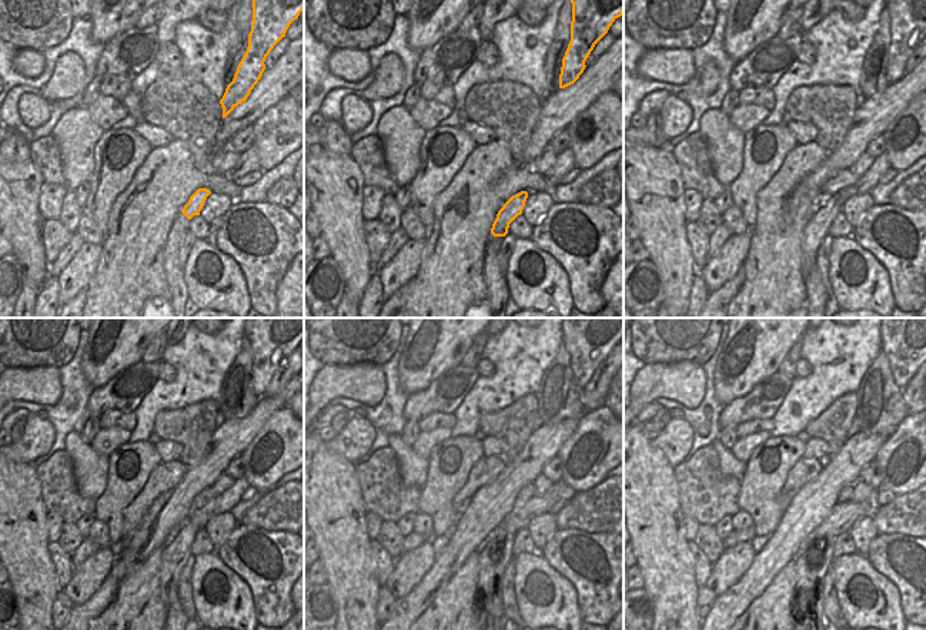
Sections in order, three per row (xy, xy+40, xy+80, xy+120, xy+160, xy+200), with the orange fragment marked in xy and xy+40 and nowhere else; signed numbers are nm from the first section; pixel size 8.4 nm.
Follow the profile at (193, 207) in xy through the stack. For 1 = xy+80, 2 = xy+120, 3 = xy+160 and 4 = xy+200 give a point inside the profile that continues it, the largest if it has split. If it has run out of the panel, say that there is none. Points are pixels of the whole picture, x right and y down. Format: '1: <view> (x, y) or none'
1: xy+80 (828, 208)
2: xy+120 (174, 556)
3: xy+160 (488, 585)
4: xy+200 (808, 566)

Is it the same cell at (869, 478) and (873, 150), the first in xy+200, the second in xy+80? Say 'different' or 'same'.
same

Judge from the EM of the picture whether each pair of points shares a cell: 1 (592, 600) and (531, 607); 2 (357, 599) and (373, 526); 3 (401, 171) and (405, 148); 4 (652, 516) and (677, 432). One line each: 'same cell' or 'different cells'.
1: different cells
2: different cells
3: same cell
4: different cells

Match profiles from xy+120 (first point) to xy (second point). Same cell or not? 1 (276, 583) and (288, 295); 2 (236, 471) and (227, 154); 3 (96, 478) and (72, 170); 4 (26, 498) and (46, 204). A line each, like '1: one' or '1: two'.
1: two
2: two
3: one
4: two

